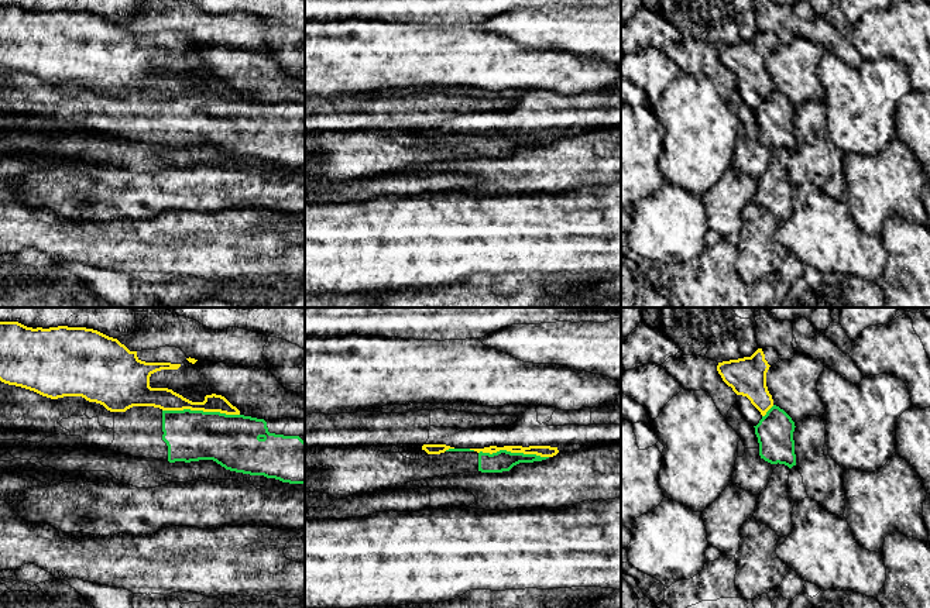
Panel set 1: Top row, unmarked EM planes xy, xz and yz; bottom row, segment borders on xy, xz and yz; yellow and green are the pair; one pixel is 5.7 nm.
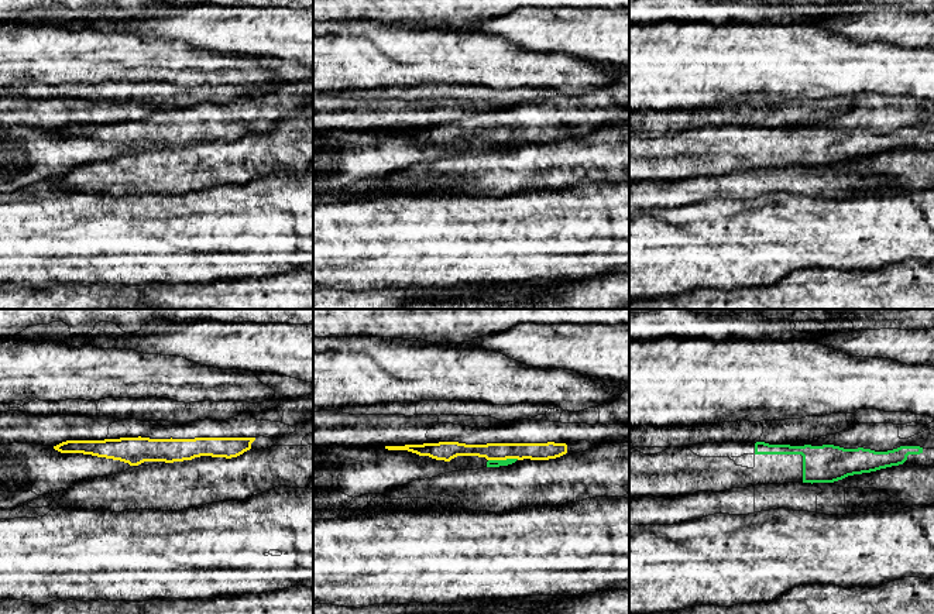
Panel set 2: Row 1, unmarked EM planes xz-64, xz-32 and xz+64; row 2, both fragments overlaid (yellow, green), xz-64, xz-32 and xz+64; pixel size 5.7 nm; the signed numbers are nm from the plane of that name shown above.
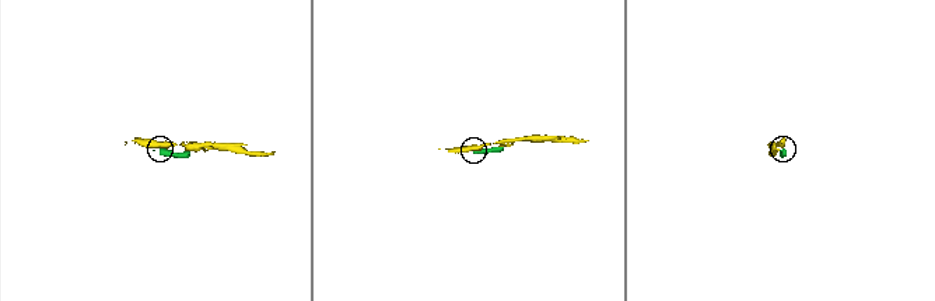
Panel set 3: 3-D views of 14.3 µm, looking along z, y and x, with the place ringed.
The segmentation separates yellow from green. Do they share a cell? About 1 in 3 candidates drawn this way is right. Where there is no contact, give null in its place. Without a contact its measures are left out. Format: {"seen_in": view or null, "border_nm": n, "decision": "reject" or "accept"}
{"seen_in": "xy", "border_nm": 440, "decision": "reject"}

